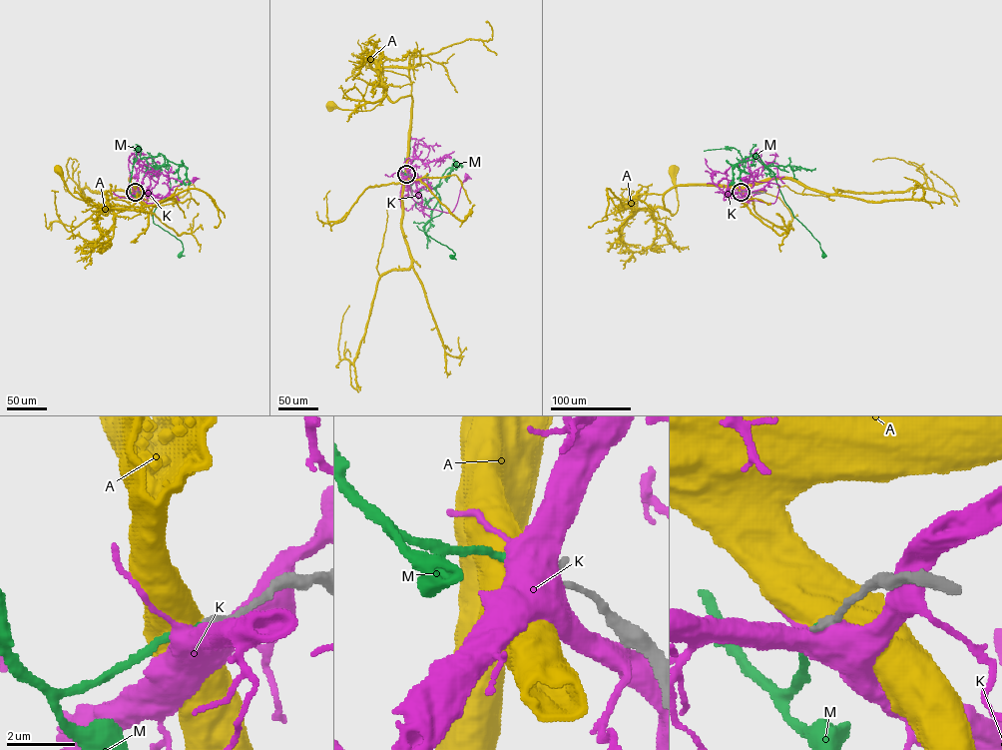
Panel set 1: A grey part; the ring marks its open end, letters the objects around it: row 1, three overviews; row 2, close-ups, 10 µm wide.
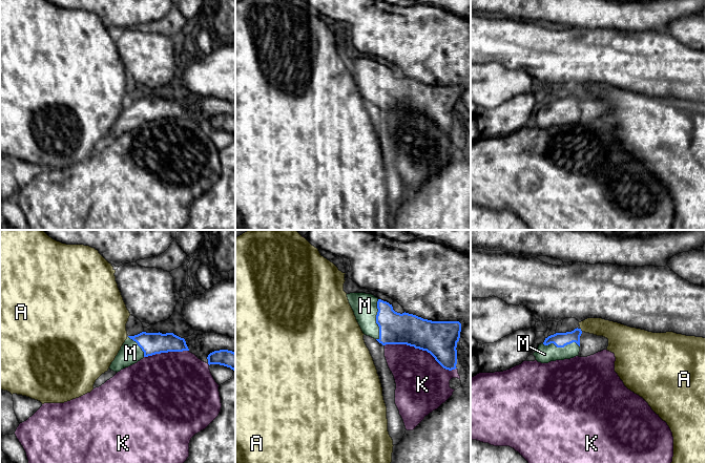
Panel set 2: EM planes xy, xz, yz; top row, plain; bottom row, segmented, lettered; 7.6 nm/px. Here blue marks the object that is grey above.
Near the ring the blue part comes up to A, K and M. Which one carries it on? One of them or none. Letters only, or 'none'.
M

